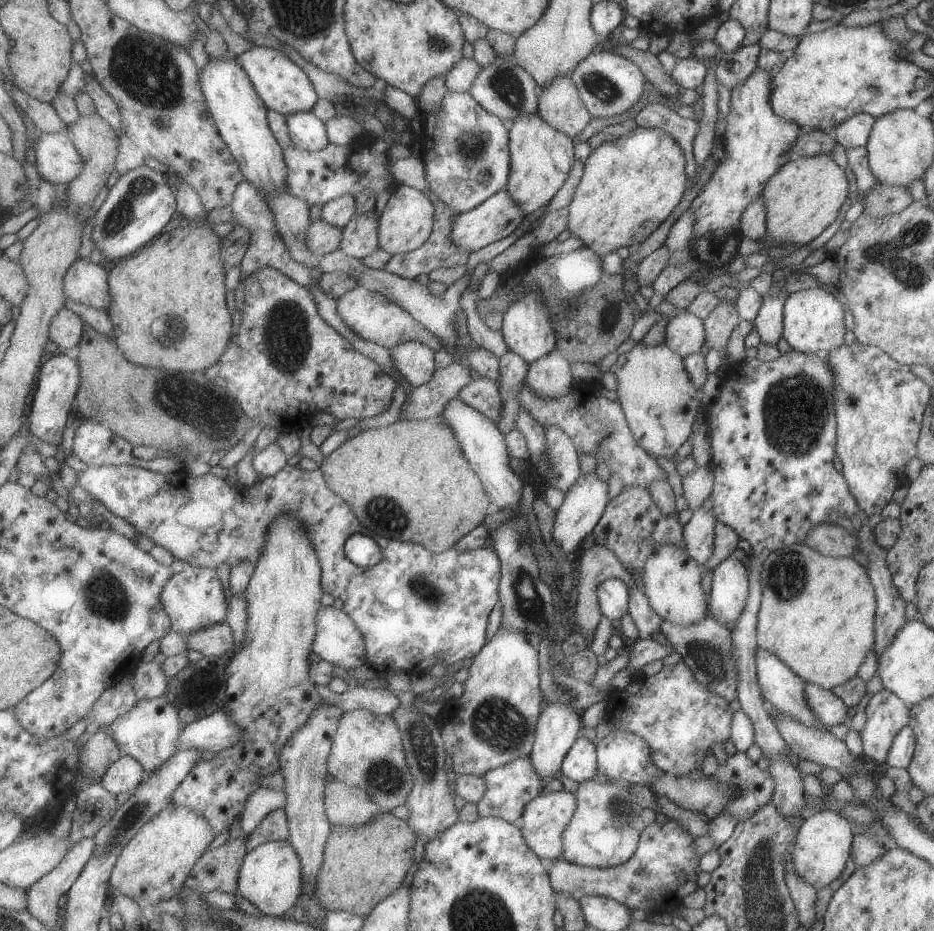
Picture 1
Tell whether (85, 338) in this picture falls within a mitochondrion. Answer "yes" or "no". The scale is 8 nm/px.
no

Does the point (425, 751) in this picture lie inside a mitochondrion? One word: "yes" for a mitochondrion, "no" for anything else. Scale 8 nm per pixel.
yes

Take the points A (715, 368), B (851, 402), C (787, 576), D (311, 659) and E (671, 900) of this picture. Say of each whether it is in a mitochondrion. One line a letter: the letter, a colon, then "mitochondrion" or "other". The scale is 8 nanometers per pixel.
A: other
B: mitochondrion
C: mitochondrion
D: other
E: other

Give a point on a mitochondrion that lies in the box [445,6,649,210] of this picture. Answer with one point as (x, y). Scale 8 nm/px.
(505, 82)

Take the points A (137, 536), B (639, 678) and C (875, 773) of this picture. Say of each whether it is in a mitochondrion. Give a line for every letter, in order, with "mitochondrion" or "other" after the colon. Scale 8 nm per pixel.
A: other
B: other
C: other

